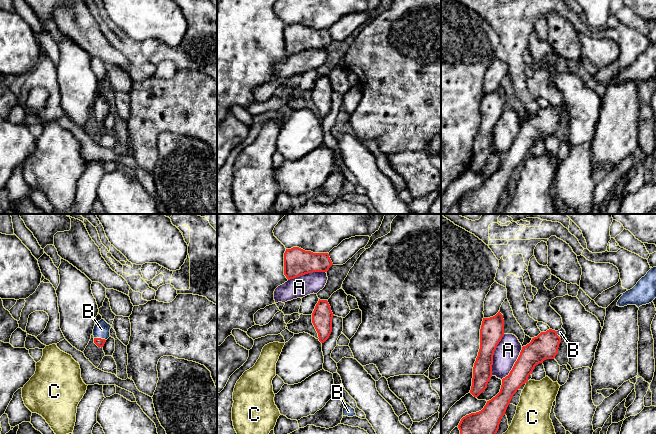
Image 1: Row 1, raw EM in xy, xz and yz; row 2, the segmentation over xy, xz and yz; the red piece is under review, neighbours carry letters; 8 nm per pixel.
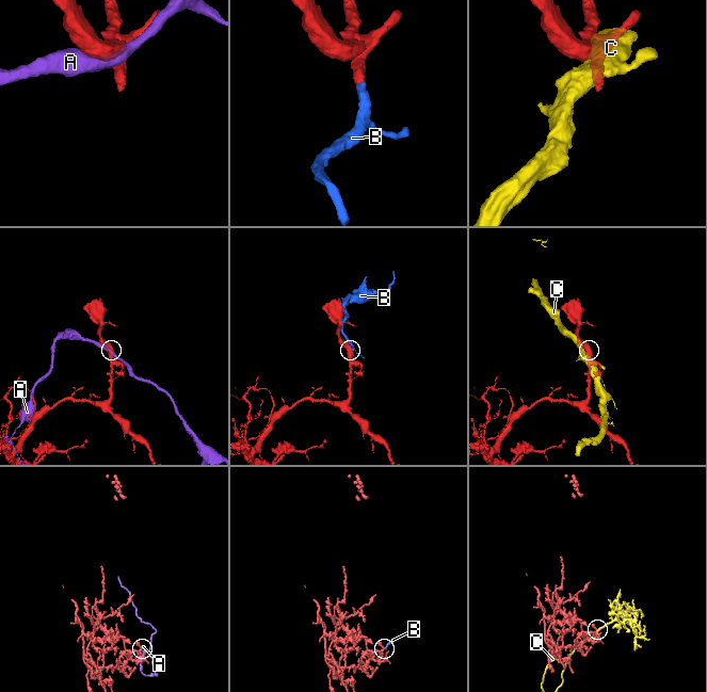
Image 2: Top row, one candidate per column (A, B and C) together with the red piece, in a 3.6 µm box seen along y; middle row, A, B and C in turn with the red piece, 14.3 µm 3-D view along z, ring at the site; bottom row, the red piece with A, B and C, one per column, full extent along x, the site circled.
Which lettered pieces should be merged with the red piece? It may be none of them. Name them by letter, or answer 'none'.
B

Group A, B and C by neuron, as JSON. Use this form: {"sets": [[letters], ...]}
{"sets": [["A"], ["B"], ["C"]]}

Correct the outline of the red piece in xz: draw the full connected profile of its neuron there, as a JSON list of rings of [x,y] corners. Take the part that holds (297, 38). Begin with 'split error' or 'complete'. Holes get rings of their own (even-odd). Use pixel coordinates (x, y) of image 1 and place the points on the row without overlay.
complete; [[[299,23],[286,25],[284,51],[288,56],[313,48],[327,48],[333,41],[328,29],[313,29]]]

